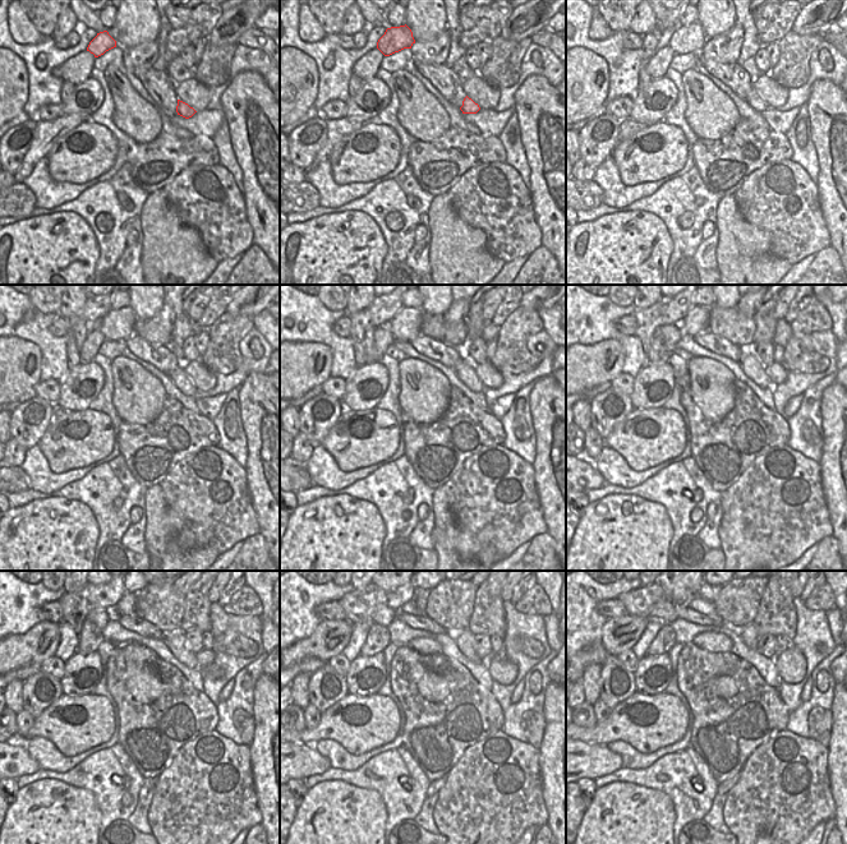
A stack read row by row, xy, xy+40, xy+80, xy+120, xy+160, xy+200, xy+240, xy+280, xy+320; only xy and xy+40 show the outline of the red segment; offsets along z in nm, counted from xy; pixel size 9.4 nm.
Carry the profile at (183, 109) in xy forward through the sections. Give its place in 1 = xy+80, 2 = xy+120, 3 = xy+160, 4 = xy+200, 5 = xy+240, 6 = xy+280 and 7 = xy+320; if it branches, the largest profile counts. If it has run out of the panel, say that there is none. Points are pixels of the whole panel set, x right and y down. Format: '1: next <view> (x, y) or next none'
1: next xy+80 (754, 100)
2: next xy+120 (180, 378)
3: next xy+160 (465, 369)
4: next xy+200 (753, 368)
5: next xy+240 (178, 645)
6: next xy+280 (465, 644)
7: next xy+320 (750, 641)

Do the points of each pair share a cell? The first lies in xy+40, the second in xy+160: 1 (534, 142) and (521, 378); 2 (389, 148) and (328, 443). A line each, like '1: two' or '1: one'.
1: two
2: one

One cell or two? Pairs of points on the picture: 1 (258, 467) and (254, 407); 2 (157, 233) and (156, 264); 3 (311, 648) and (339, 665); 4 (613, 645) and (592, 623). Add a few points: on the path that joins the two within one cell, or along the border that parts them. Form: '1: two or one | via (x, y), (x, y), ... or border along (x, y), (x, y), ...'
1: one | via (257, 452), (257, 423)
2: one | via (157, 240), (157, 257)
3: two | border along (340, 653), (328, 662)
4: two | border along (606, 619), (602, 627), (602, 646), (608, 654)

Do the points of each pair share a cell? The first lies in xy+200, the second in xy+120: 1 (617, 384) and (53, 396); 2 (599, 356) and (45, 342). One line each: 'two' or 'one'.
1: one
2: two

